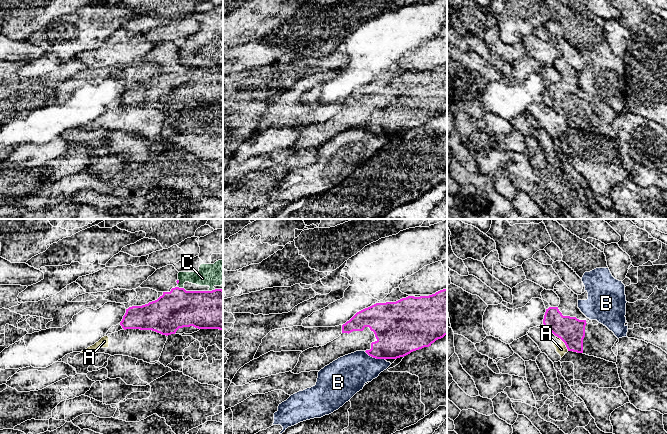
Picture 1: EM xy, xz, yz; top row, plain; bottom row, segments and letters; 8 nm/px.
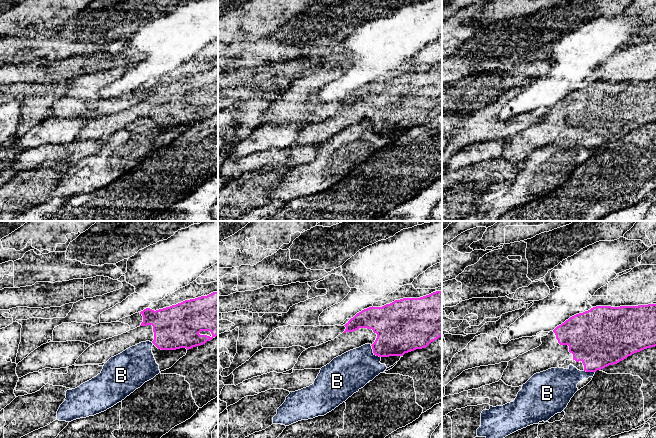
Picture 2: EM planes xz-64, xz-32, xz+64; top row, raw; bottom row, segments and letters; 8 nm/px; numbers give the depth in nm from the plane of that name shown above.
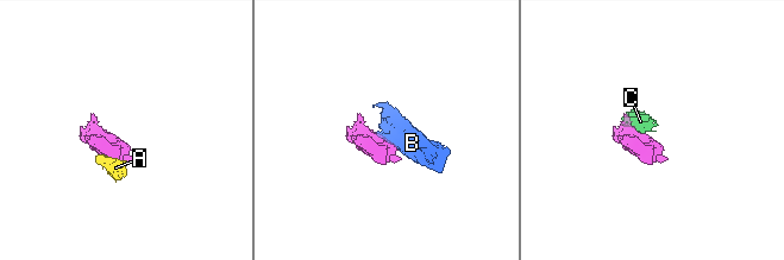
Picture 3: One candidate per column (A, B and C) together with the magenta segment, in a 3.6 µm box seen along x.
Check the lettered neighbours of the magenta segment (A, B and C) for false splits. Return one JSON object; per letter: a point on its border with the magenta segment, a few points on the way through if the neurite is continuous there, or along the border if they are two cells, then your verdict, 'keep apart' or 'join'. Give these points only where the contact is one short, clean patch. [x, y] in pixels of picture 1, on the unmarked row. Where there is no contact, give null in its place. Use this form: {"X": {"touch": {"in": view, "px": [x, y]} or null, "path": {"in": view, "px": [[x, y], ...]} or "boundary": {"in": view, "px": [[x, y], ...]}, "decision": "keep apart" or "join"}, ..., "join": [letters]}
{"A": {"touch": {"in": "yz", "px": [564, 118]}, "boundary": {"in": "yz", "px": [[556, 111], [568, 126]]}, "decision": "keep apart"}, "B": {"touch": {"in": "xz", "px": [375, 133]}, "boundary": {"in": "xz", "px": [[364, 127], [373, 133], [385, 136]]}, "decision": "keep apart"}, "C": {"touch": {"in": "xy", "px": [180, 64]}, "decision": "keep apart"}, "join": []}

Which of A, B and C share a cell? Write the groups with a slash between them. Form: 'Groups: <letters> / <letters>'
Groups: A / B C

